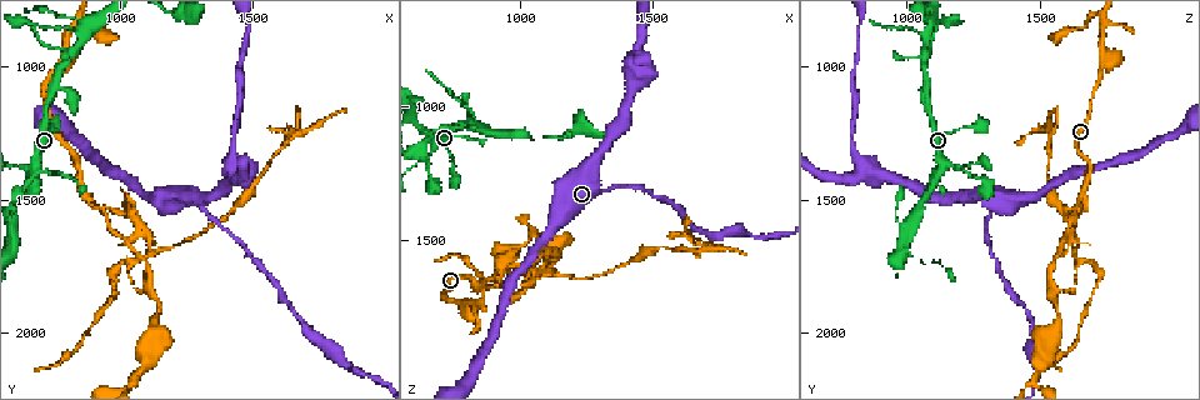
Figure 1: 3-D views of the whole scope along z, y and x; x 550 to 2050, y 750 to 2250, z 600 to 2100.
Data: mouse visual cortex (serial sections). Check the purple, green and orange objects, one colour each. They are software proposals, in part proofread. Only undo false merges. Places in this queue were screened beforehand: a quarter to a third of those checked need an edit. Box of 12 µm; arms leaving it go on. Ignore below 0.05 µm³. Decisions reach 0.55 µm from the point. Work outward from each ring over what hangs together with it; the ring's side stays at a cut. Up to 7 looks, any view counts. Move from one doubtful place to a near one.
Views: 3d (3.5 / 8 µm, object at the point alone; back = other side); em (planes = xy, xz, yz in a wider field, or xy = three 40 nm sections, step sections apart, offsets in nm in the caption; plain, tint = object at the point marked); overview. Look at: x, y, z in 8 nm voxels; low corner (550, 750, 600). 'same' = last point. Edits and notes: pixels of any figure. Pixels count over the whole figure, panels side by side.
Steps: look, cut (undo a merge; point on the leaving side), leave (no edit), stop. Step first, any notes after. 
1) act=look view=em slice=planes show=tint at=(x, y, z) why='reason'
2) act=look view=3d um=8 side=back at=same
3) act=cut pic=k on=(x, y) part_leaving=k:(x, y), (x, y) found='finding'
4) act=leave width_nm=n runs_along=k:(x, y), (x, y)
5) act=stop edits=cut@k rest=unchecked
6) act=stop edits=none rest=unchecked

act=look view=3d um=8 side=back at=(930, 1540, 1630) why='three arms meet'

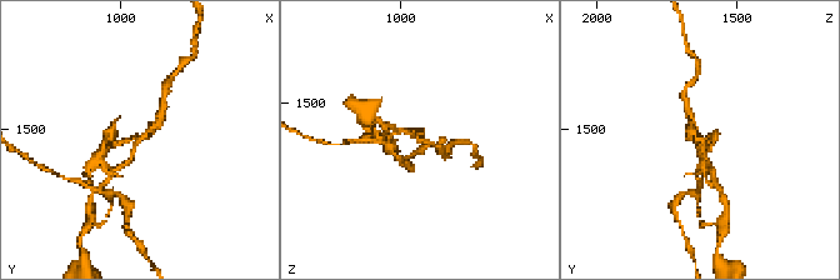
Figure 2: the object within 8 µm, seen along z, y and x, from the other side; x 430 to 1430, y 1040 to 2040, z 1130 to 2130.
act=look view=em slice=xy step=2 show=tint at=(940, 1540, 1630) arms=3 arm_widths_nm=150,150,200

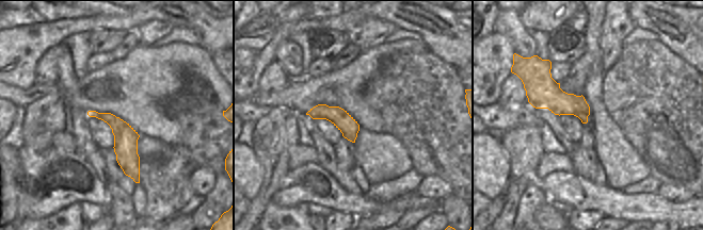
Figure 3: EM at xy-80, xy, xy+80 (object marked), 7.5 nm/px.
act=cut pic=2 on=(109, 143) part_leaving=2:(129, 141), (110, 144), (90, 166) found='a second cell is stuck on'

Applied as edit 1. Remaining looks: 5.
act=look view=overview

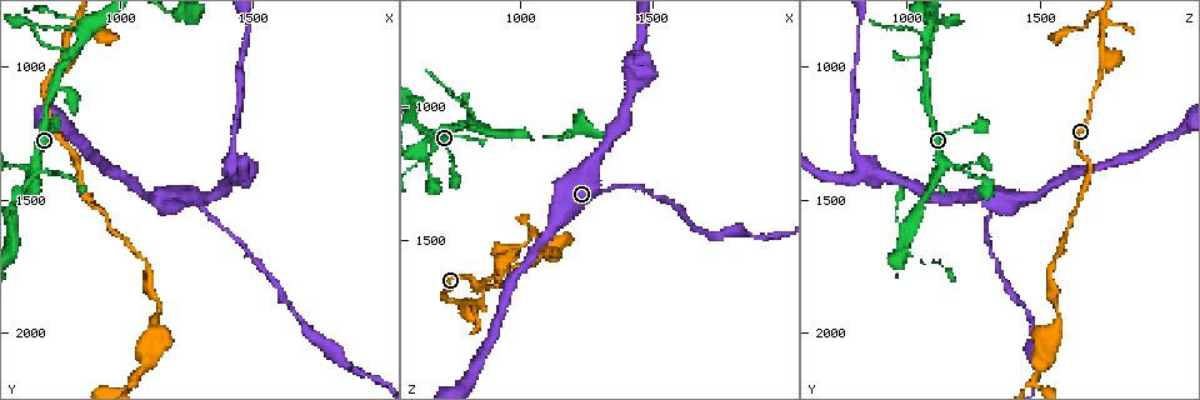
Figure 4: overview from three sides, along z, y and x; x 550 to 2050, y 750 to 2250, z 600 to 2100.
act=look view=3d um=3.5 at=(650, 1400, 1230) why='two arms in line, one across'

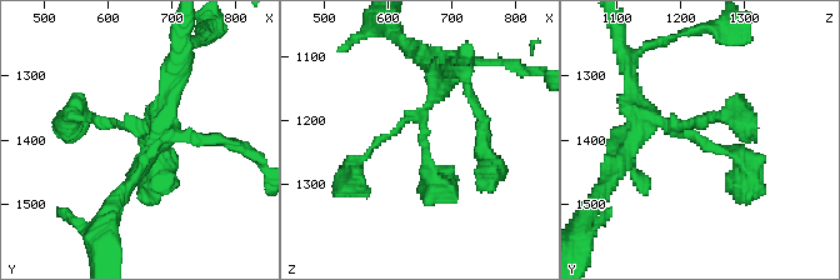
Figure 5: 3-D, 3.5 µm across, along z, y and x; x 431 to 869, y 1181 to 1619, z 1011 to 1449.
act=look view=em slice=xy step=5 show=tint at=(660, 1395, 1230) why='now the EM'

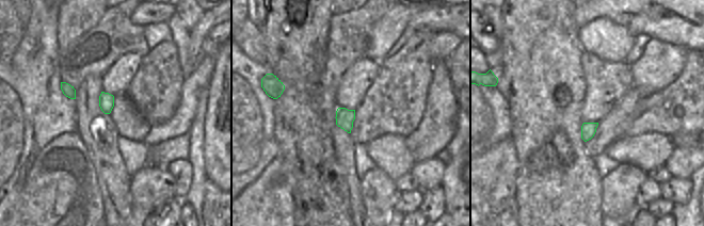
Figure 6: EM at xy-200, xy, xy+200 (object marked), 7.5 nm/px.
act=leave arm_widths_nm=100,250,250 runs_along=5:(638, 105), (736, 151), (746, 186) found='one cell here'

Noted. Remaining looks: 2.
act=look view=3d um=8 at=(790, 980, 1740) why='a fork'

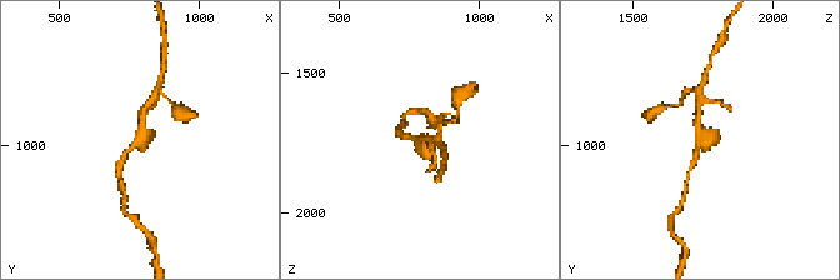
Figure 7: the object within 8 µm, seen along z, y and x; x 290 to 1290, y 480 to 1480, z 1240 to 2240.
act=look view=em slice=xy step=5 show=tint at=(780, 990, 1750) why='need the tissue'

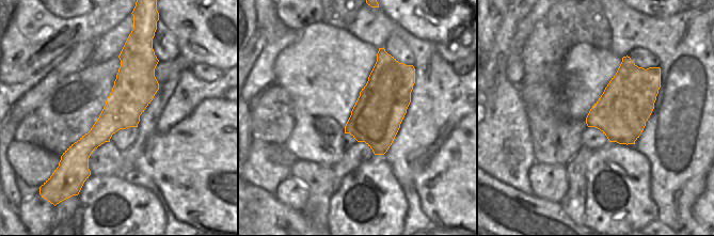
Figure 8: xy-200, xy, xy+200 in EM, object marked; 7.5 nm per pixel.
act=leave found='one cell here'

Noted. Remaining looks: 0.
act=stop edits=cut@2 rest=unchecked

